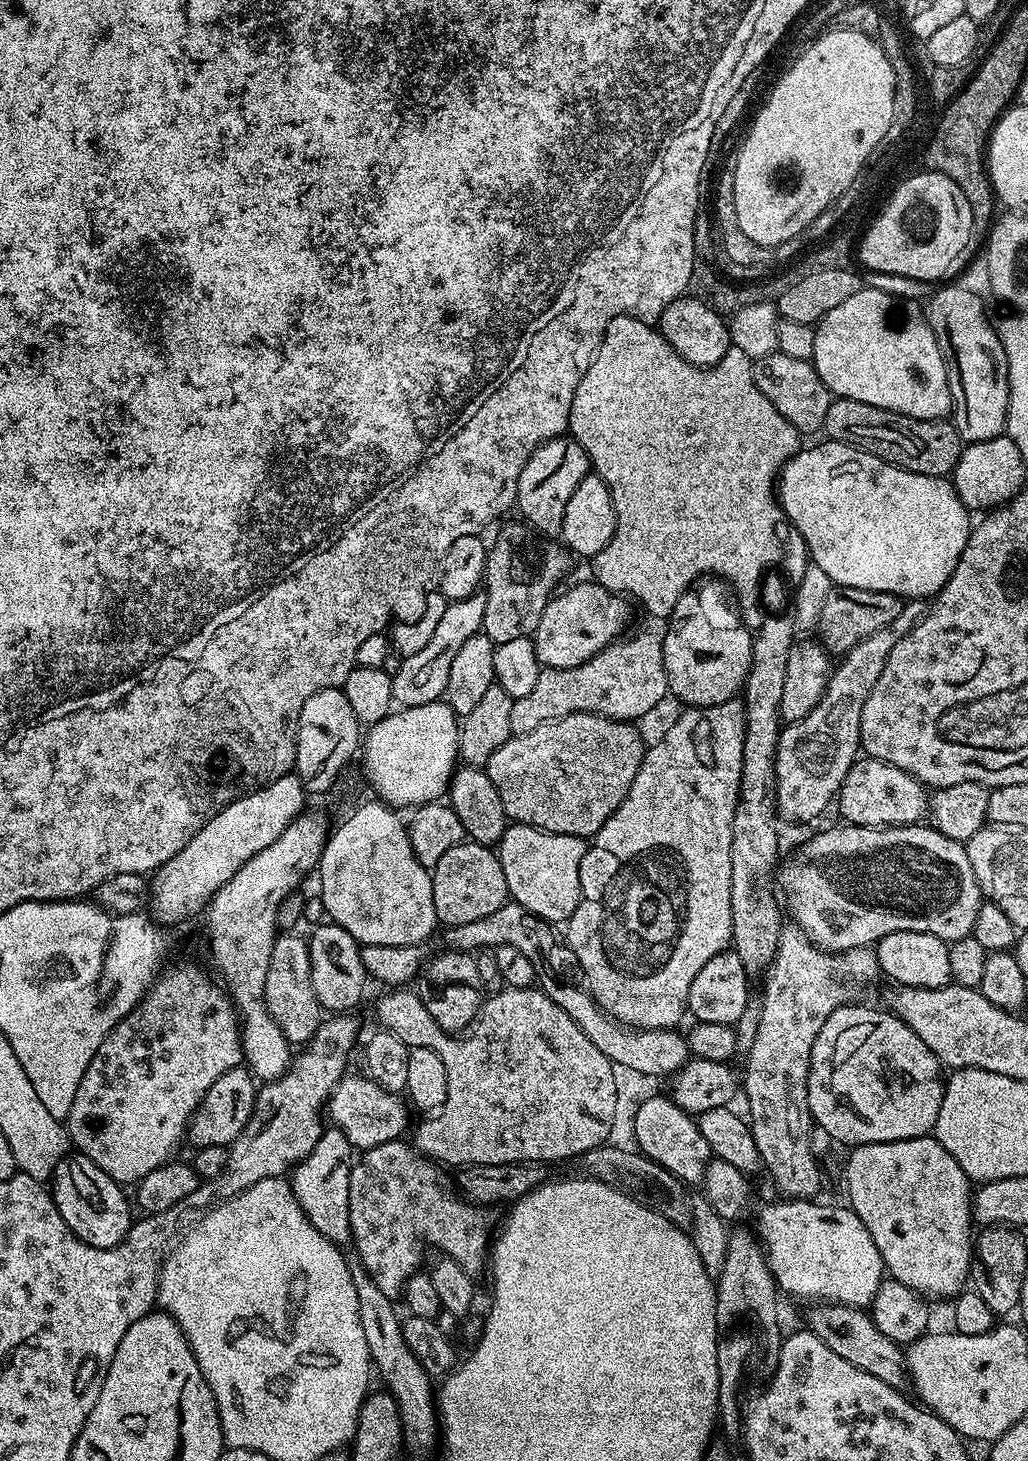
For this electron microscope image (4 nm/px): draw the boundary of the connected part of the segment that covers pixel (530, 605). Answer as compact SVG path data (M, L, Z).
M519 523L508 524L497 534L496 541L488 548L488 565L484 567L486 618L482 632L495 645L531 637L538 626L538 618L542 618L542 610L546 610L557 591L556 583L568 572L570 553L567 547L541 536L527 523Z

